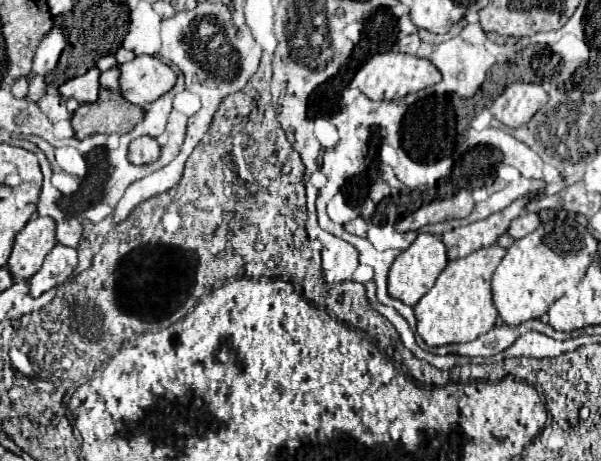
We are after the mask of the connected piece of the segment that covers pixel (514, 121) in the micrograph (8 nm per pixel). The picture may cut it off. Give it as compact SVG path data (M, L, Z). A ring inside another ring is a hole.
M512 83L492 103L492 115L508 127L520 127L528 123L538 109L548 101L548 93L538 83Z

